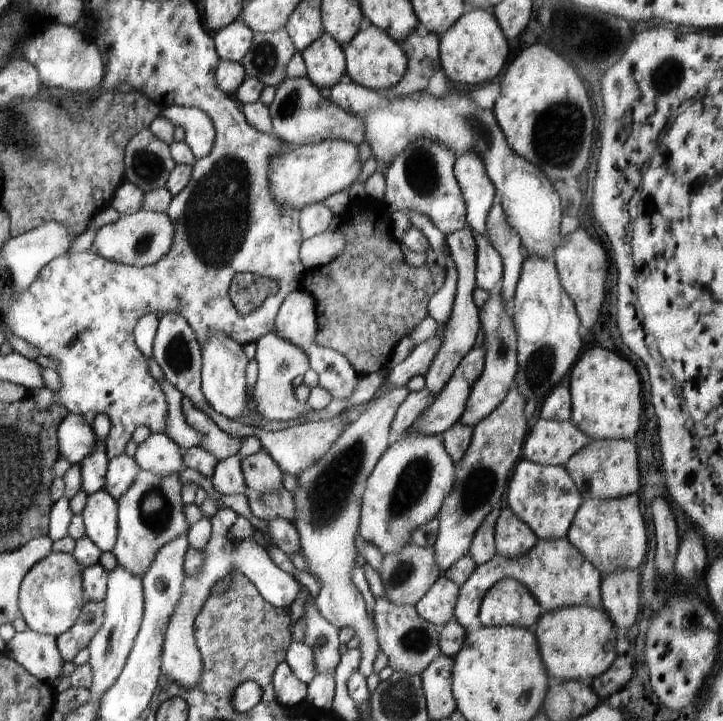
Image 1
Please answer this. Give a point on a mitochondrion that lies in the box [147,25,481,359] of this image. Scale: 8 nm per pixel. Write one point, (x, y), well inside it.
(217, 216)

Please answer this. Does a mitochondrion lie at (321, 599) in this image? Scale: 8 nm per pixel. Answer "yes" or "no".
no

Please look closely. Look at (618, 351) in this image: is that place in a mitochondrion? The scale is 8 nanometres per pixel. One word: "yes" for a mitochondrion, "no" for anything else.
no

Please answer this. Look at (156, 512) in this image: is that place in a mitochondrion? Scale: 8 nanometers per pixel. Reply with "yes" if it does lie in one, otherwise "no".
yes

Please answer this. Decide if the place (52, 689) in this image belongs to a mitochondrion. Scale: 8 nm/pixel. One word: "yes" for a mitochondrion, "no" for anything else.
no

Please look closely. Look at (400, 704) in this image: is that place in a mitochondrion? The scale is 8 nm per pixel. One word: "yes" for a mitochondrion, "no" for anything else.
yes

